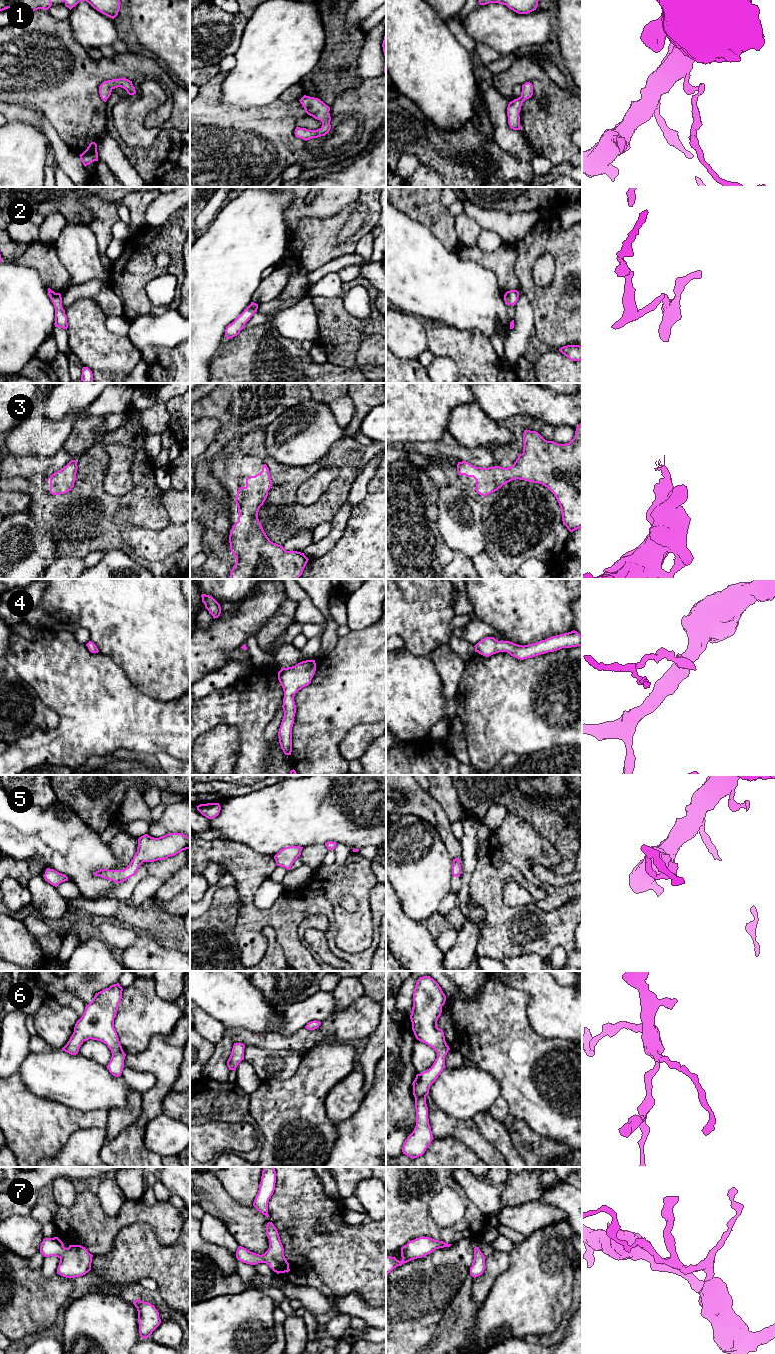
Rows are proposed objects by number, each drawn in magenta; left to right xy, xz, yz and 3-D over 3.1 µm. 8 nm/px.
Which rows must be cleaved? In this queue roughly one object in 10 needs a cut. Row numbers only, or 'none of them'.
none of them

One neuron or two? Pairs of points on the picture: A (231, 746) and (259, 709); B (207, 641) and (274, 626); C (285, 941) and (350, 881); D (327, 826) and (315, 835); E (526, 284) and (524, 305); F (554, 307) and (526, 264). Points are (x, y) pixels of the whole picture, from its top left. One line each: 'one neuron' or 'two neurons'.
A: two neurons
B: two neurons
C: two neurons
D: one neuron
E: two neurons
F: one neuron

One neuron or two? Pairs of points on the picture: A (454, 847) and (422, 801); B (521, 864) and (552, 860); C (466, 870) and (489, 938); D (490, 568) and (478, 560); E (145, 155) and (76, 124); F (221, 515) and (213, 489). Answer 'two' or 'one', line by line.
A: one
B: one
C: two
D: one
E: two
F: two

